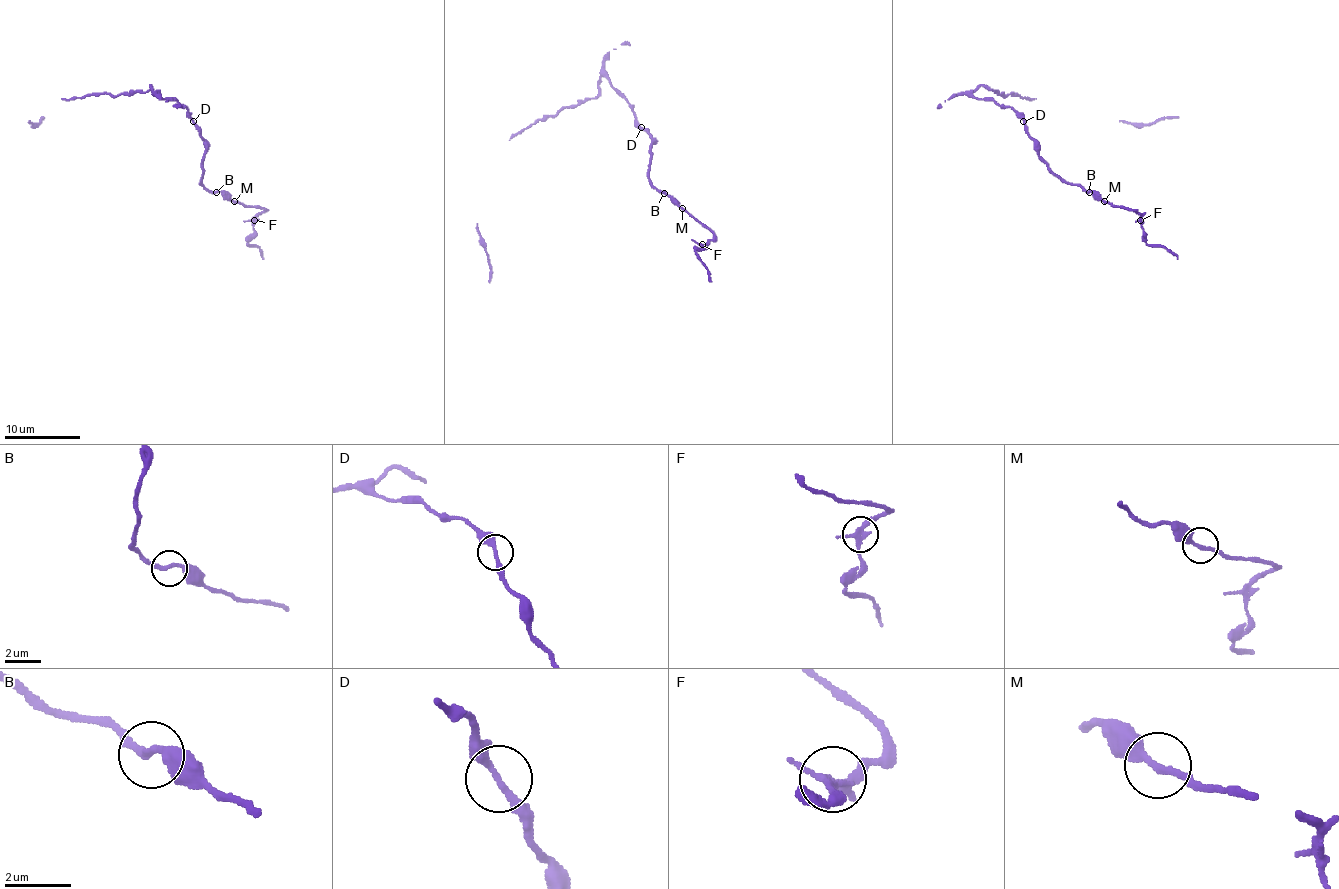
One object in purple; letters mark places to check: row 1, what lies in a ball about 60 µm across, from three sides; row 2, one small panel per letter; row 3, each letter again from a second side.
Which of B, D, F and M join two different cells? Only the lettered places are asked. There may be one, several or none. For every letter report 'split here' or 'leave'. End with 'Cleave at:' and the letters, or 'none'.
B: leave
D: leave
F: leave
M: leave
Cleave at: none

